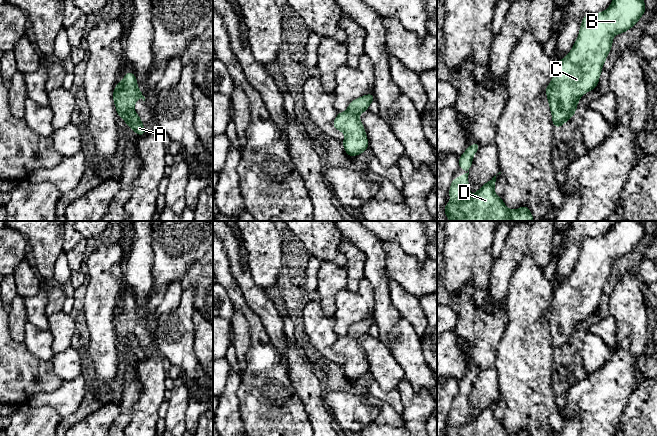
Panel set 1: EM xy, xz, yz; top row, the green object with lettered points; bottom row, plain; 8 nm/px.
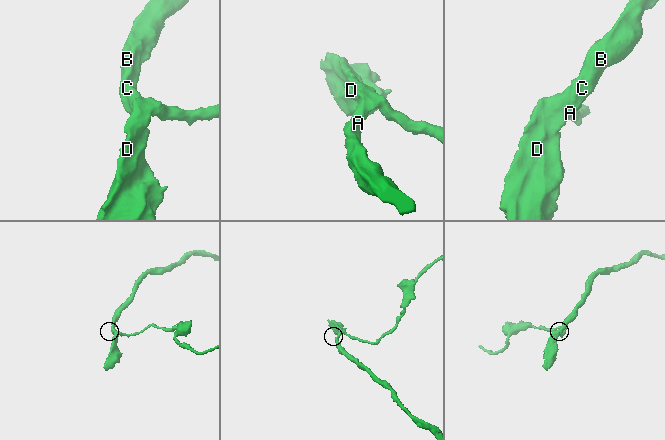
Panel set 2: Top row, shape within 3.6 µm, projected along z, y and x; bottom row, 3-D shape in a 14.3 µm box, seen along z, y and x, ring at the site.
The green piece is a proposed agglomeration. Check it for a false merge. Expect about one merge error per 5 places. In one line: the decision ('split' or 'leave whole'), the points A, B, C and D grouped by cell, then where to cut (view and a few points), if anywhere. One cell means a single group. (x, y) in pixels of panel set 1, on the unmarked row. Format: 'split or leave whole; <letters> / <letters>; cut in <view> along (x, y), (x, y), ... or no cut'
leave whole; A B C D; no cut

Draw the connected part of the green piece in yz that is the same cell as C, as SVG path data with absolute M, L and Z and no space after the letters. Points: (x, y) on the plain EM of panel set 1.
M614 221L606 235L584 240L573 272L564 283L554 287L551 307L545 312L555 351L558 352L568 345L575 338L581 320L598 309L602 290L612 271L613 261L633 251L645 233L642 221Z

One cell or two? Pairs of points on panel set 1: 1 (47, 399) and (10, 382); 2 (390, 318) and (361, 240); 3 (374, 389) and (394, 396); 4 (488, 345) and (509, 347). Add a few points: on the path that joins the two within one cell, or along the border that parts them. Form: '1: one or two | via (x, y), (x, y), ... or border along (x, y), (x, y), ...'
1: two | border along (58, 387), (52, 391), (38, 392), (27, 401)
2: one | via (381, 299), (381, 287), (375, 273), (375, 259)
3: one | via (379, 394), (389, 396)
4: two | border along (507, 324), (497, 349), (496, 369)

